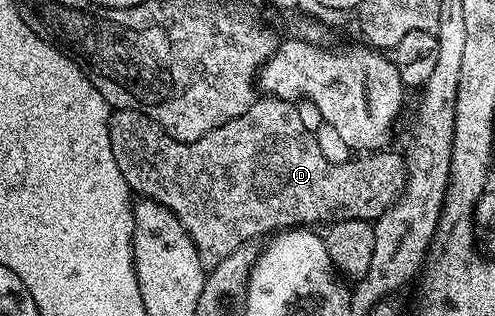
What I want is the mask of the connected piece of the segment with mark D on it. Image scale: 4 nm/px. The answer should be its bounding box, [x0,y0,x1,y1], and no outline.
[108,96,404,270]

